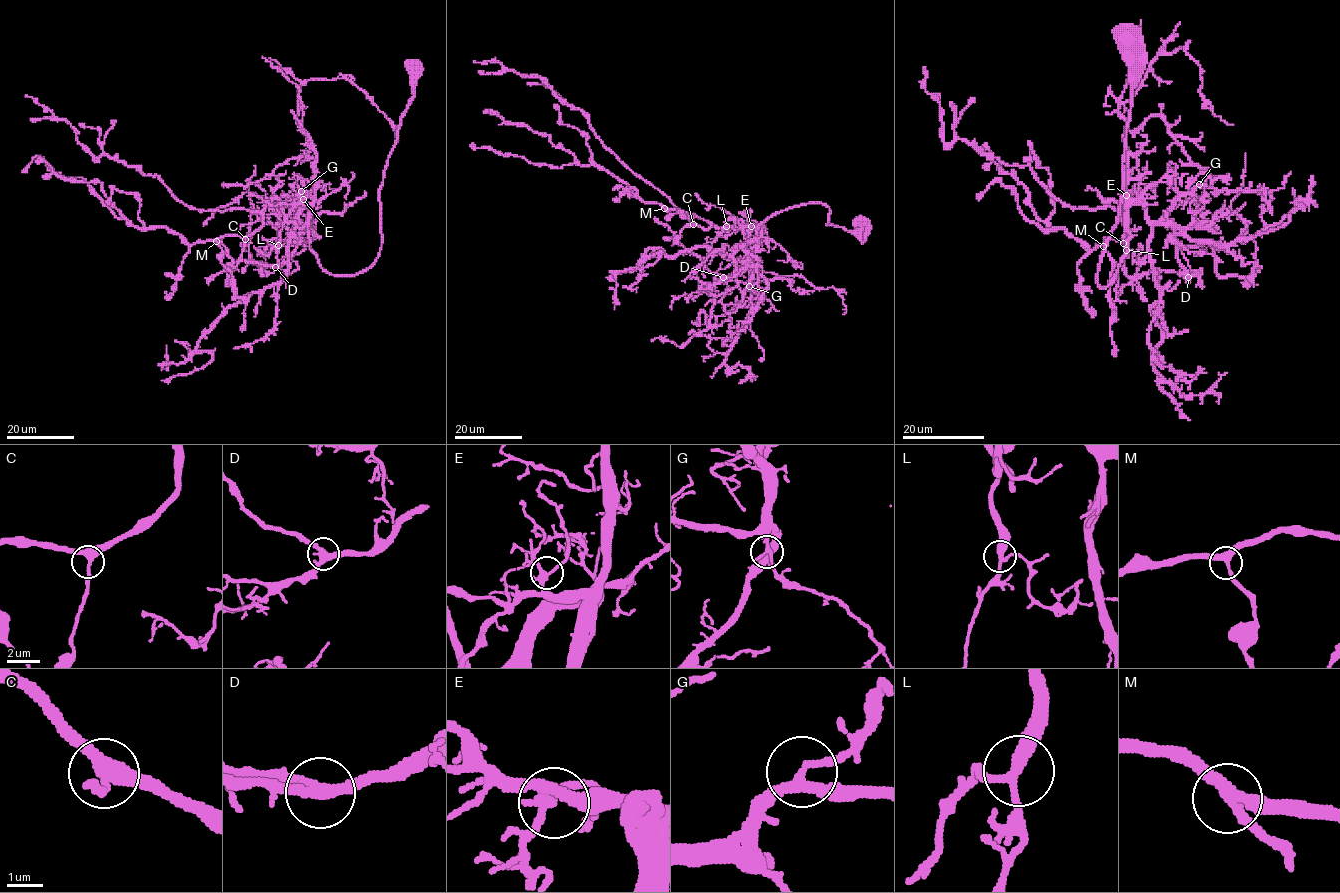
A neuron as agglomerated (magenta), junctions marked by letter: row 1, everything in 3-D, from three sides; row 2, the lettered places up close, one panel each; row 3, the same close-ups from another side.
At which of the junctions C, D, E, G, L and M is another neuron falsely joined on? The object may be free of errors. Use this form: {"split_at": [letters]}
{"split_at": []}

